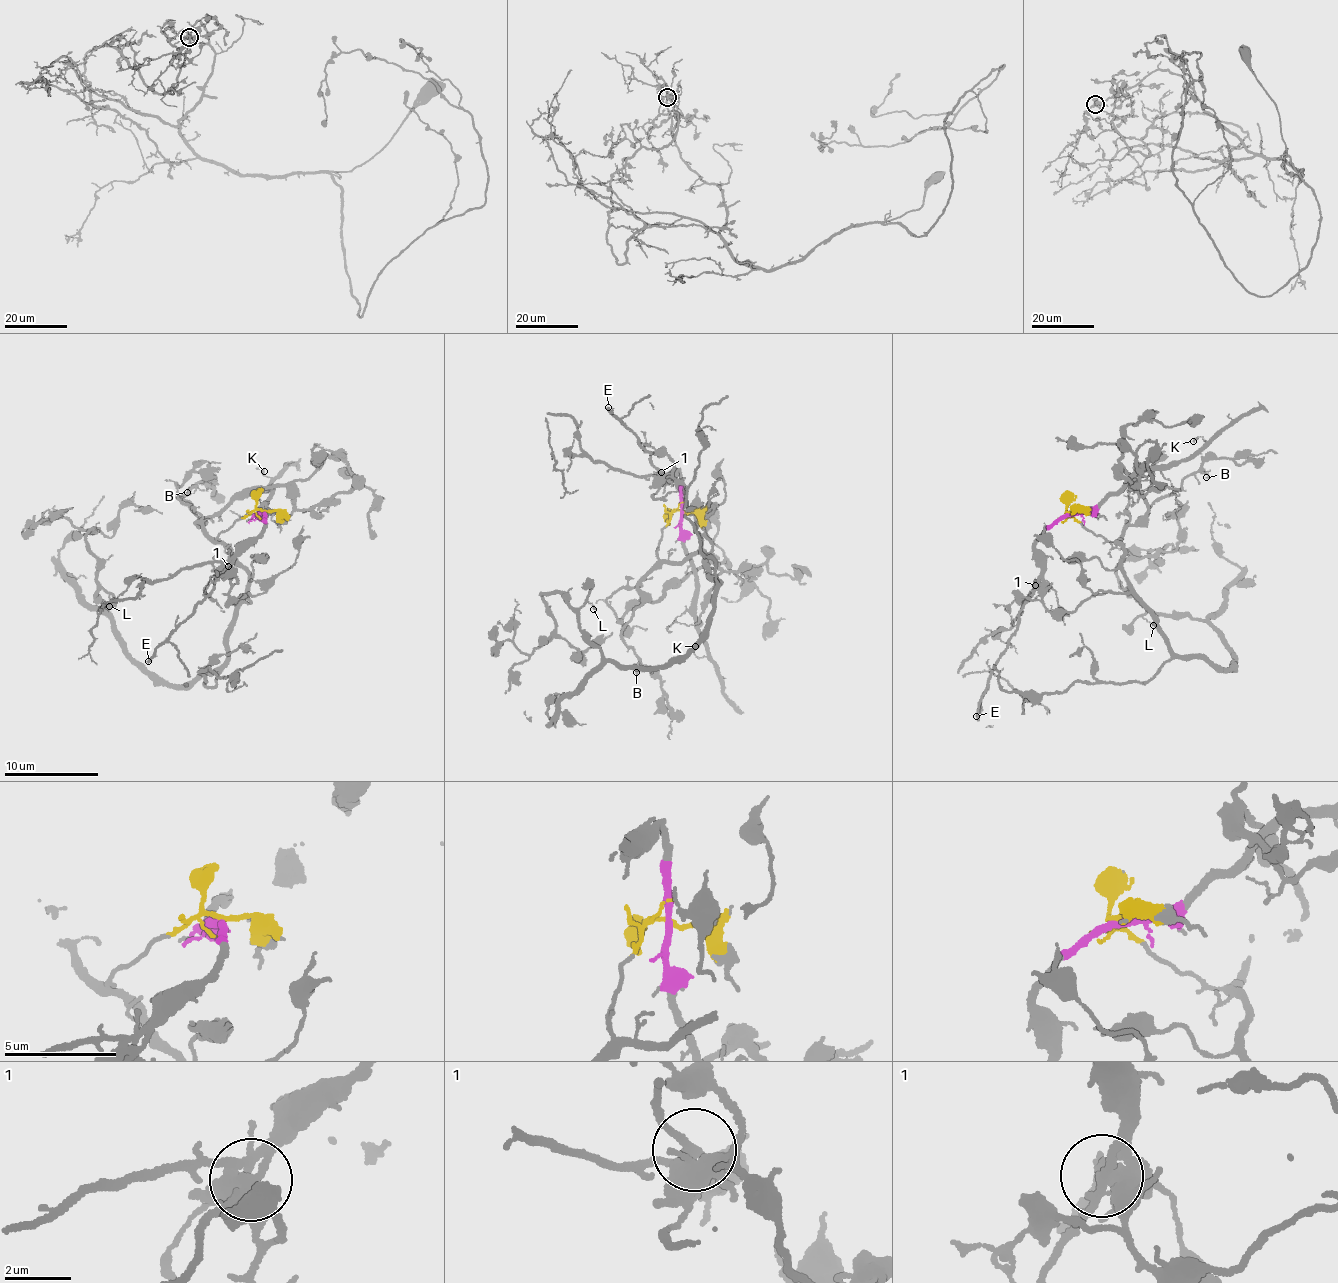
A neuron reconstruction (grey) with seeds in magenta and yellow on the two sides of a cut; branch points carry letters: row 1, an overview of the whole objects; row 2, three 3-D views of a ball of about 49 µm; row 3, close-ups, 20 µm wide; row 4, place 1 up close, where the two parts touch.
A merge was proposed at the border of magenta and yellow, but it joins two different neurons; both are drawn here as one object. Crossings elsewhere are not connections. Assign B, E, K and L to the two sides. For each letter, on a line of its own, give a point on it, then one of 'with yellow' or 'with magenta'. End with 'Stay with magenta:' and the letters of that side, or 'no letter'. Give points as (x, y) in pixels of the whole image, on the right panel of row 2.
B: place (1206, 477); with yellow
E: place (976, 716); with magenta
K: place (1193, 441); with magenta
L: place (1153, 625); with yellow
Stay with magenta: E, K

